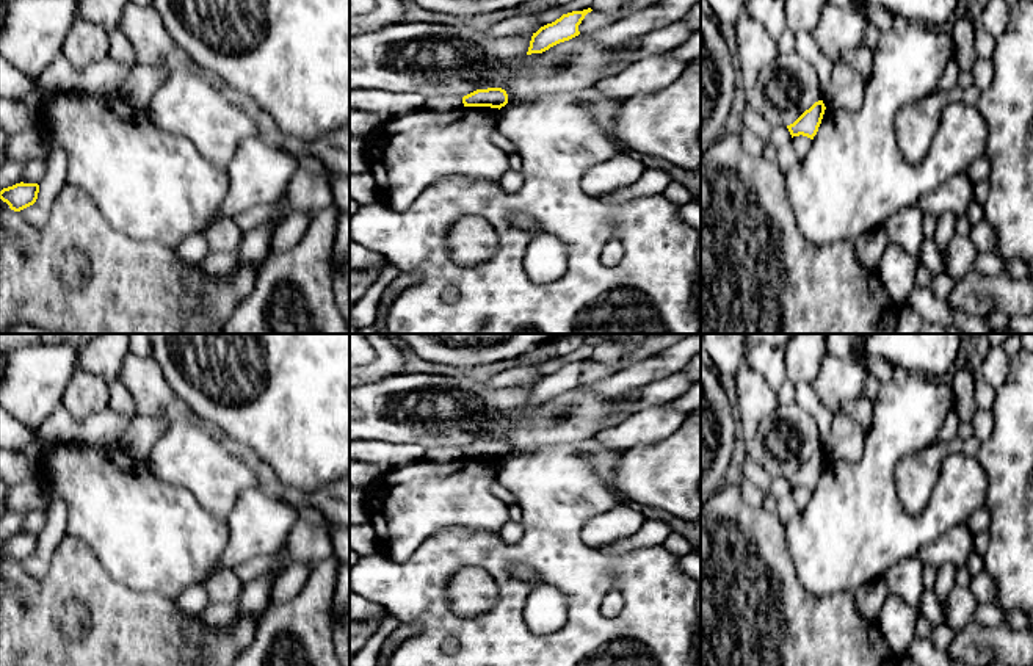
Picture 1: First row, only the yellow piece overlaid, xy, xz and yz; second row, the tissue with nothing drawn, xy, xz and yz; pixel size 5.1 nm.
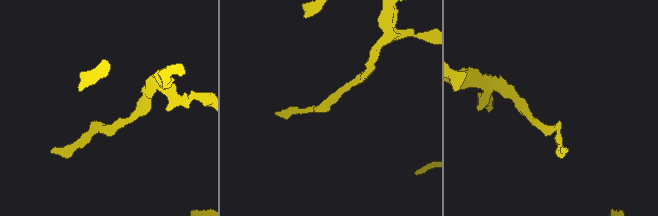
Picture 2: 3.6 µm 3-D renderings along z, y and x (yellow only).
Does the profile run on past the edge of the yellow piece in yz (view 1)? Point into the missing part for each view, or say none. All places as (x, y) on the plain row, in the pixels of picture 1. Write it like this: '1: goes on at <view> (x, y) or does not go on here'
1: does not go on here

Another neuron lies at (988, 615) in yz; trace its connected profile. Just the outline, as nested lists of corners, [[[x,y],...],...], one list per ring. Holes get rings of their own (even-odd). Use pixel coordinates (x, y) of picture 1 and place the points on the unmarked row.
[[[978,603],[973,621],[983,627],[999,627],[1006,624],[1005,611],[994,603]]]

